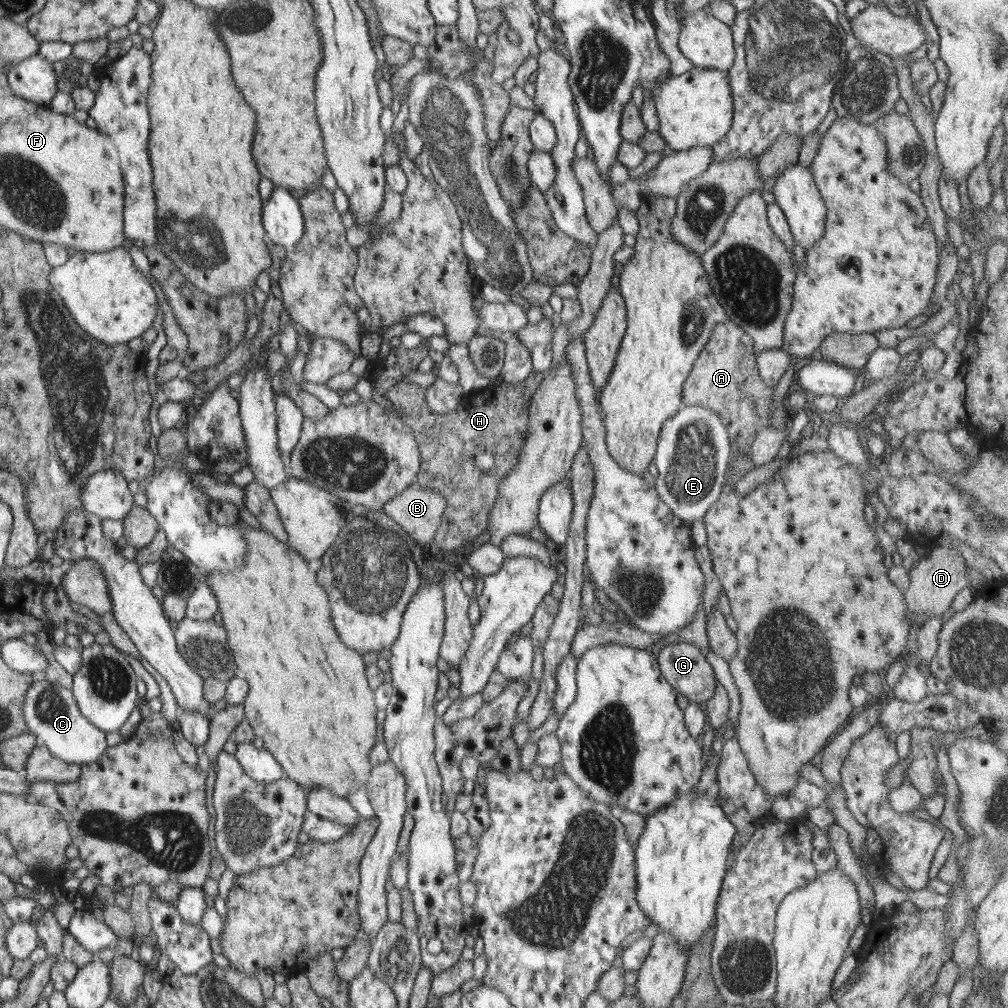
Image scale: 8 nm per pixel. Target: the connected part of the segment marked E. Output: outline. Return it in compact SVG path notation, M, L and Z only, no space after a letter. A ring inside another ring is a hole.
M684 403L680 410L663 424L658 438L653 460L659 472L655 490L678 518L691 524L702 519L707 510L719 499L730 458L730 438L721 416L704 404Z

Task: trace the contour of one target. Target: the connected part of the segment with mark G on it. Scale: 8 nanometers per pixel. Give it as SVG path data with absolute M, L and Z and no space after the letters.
M685 642L668 644L660 650L657 661L662 676L690 703L704 706L713 697L718 681L696 646Z

